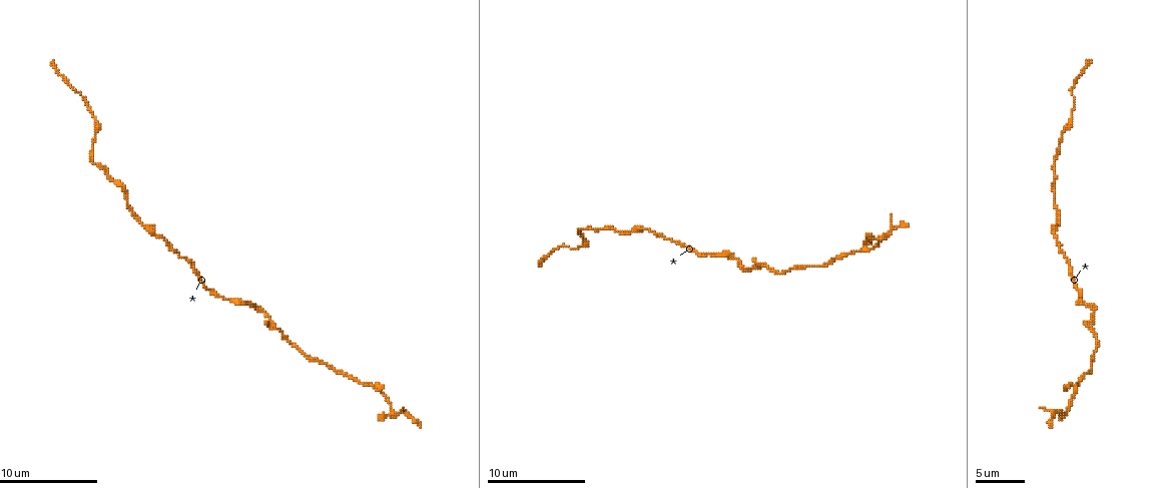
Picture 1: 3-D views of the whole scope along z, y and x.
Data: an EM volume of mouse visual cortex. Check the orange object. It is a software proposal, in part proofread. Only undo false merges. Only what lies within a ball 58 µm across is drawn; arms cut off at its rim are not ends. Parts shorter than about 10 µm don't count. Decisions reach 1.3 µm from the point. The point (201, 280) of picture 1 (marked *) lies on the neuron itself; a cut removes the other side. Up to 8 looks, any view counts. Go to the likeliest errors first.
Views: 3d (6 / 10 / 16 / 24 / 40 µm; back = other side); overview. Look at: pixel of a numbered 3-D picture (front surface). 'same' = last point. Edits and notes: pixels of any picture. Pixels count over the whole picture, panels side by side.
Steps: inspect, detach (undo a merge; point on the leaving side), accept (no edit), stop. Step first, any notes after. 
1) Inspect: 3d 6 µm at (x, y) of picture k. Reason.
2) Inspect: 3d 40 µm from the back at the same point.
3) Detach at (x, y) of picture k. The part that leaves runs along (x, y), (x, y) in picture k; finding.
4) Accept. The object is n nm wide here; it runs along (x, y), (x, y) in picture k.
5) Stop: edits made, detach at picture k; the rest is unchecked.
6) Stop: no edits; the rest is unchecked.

Inspect: 3d 10 µm at (384, 391) of picture 1.

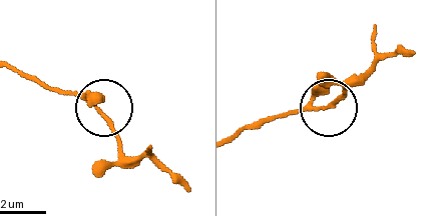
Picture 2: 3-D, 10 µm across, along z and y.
Accept. 3 arms meet here; it runs along (236, 137), (322, 108), (354, 85) in picture 2; continuous, no second neuron.

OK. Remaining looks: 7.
Inspect: 3d 10 µm at (755, 269) of picture 1. A narrow waist.

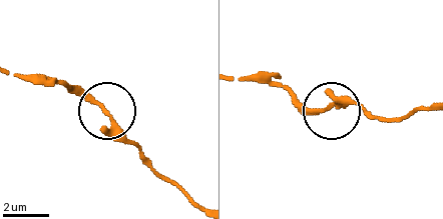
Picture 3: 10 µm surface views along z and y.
Accept. It runs along (15, 73), (61, 81), (84, 100), (101, 104), (145, 157) in picture 3; all the same neuron.

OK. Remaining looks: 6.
Inspect: 3d 10 µm at (582, 228) of picture 1. A narrow waist.

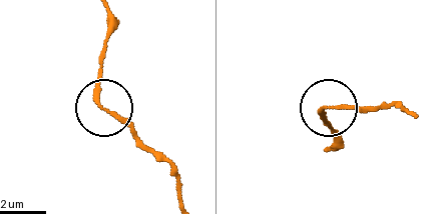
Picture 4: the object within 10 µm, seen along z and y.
Inspect: 3d 6 µm at (333, 106) of picture 4. Zoom in.

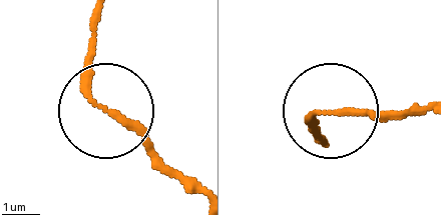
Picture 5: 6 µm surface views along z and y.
Accept. It runs along (197, 194), (95, 99), (92, 25) in picture 5; one neuron here.

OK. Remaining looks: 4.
Inspect: 3d 16 µm at (138, 217) of picture 1. Sudden change in width.

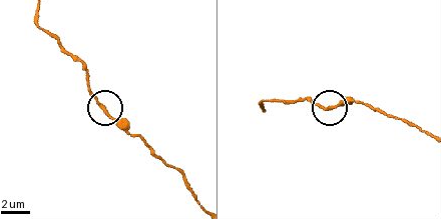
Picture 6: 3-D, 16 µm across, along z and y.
Inspect: 3d 6 µm at (328, 108) of picture 6. Closer look.

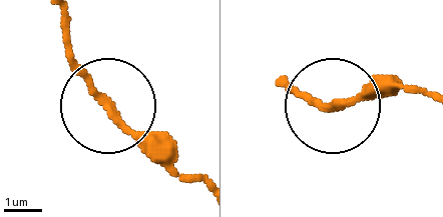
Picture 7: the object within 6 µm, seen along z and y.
Accept. The object is 190 nm wide here; continuous, no second neuron.

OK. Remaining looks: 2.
Stop: no edits; the rest is unchecked.

